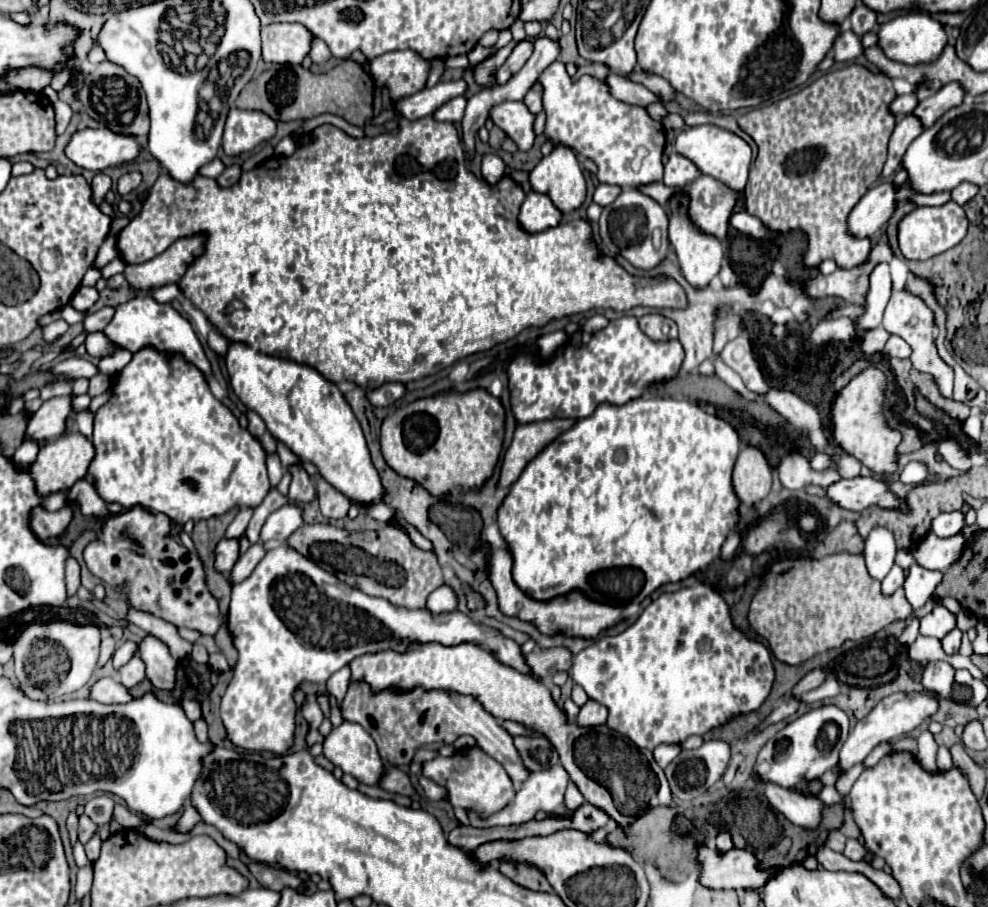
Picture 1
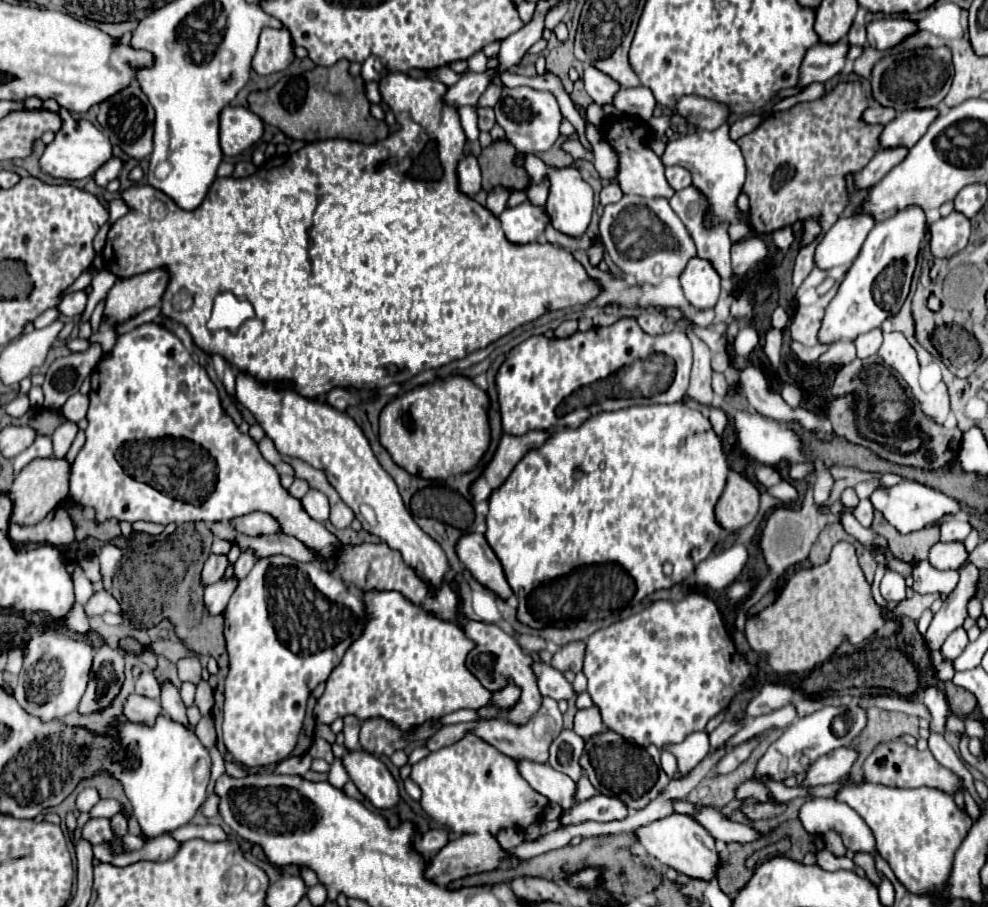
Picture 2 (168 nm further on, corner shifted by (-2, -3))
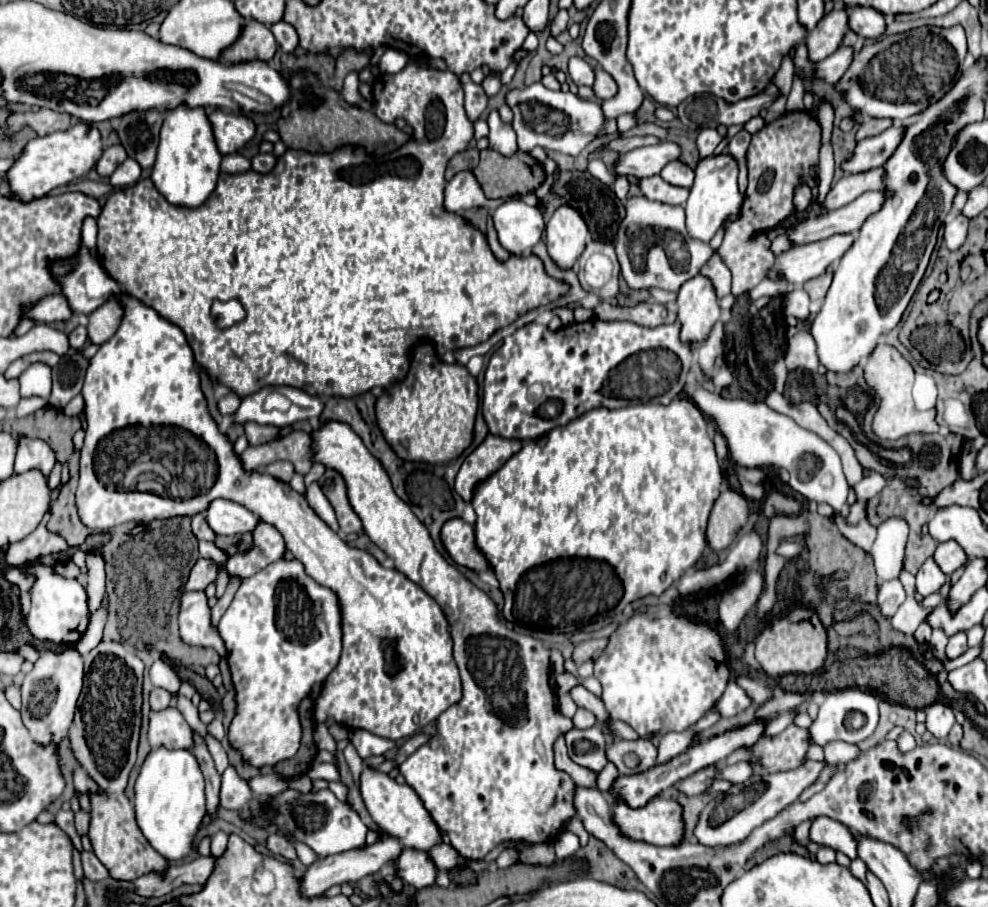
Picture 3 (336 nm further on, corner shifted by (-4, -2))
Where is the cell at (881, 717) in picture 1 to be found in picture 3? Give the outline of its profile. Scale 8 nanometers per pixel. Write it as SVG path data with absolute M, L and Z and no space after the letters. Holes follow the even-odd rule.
M808 760L798 770L766 774L766 776L750 776L744 784L732 786L728 792L714 796L698 816L694 836L698 844L716 848L716 846L730 846L742 842L756 826L762 826L778 812L782 812L788 804L792 804L820 774L824 762Z

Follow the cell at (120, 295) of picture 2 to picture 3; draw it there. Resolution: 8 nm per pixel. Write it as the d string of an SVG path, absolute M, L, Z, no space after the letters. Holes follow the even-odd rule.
M116 298L108 300L104 306L94 310L88 316L88 340L92 344L104 344L114 336L122 320L122 306L118 304Z

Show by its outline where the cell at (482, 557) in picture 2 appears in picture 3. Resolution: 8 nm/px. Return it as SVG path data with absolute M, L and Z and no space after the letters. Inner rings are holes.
M452 518L452 520L444 522L440 540L442 540L446 552L450 554L450 558L458 566L466 566L470 570L490 568L486 558L482 556L482 552L476 548L474 528L468 522L464 522L462 518Z

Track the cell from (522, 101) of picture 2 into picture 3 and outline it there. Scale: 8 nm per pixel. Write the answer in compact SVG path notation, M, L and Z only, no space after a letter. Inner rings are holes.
M536 82L532 86L526 86L522 90L510 90L506 94L506 102L508 106L514 110L514 130L518 134L518 148L522 152L530 152L534 146L542 146L544 150L554 150L554 152L562 152L568 156L578 156L592 140L596 140L598 136L610 136L616 134L616 120L608 120L602 114L602 104L596 100L582 100L572 92L554 92L542 86L542 82Z

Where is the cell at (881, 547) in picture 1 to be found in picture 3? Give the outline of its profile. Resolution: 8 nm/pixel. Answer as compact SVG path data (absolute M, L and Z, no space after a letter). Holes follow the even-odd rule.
M688 382L684 386L688 398L698 406L700 412L710 416L716 422L720 434L724 434L728 442L730 456L736 464L746 468L760 468L760 466L784 466L790 472L790 488L814 502L828 502L834 510L848 516L850 506L846 504L848 496L848 482L842 472L842 464L838 452L816 436L810 430L798 426L792 418L782 416L770 410L764 402L748 402L748 400L726 400L710 390L702 390L698 382Z

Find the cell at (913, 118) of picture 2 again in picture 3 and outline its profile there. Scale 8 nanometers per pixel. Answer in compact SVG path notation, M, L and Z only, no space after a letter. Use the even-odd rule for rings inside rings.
M892 126L874 138L860 140L850 158L842 162L842 170L846 174L858 174L858 172L868 172L872 168L880 168L900 144L902 134L904 134L902 128Z

